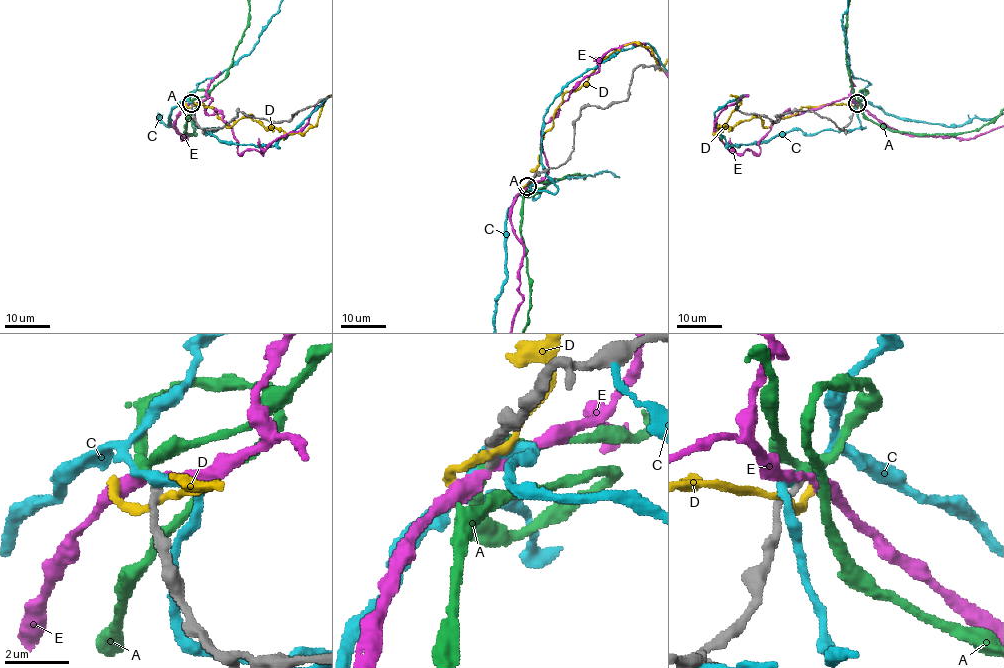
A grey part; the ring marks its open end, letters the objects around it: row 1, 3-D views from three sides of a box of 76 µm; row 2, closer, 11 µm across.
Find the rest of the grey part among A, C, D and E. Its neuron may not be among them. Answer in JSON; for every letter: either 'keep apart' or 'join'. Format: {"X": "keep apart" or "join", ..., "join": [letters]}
{"A": "join", "C": "keep apart", "D": "keep apart", "E": "keep apart", "join": ["A"]}

